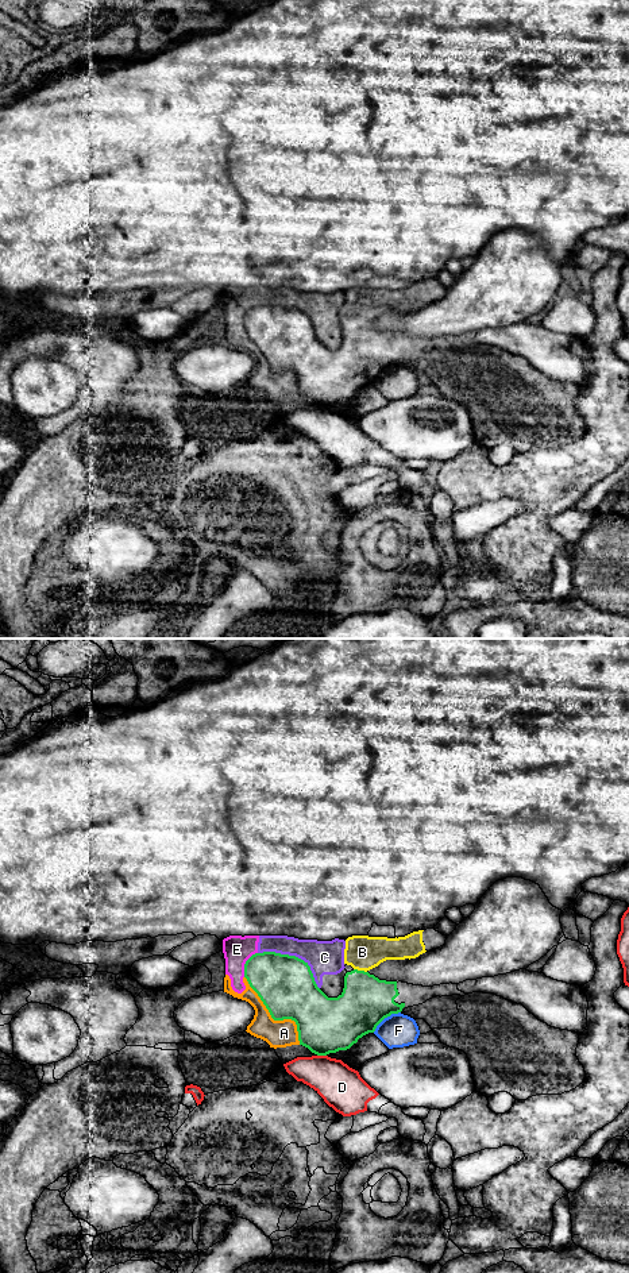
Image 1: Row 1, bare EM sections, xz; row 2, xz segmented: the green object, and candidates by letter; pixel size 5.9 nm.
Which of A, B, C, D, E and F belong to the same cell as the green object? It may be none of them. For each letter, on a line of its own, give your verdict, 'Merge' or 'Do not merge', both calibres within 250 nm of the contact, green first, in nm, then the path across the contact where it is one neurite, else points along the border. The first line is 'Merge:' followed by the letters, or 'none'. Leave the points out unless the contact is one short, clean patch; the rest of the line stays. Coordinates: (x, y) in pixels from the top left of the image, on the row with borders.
Merge: B
A: Do not merge. Thickness 340 nm (green) against 160 nm
B: Merge. Thickness 300 nm (green) against 200 nm. Path across: xz (366, 1000), (361, 988), (361, 971), (362, 952)
C: Do not merge. Thickness 340 nm (green) against 200 nm
D: Do not merge. Thickness 340 nm (green) against 260 nm
E: Do not merge. Thickness 320 nm (green) against 170 nm
F: Do not merge. Thickness 300 nm (green) against 200 nm. Boundary: xz (400, 1011), (388, 1015), (373, 1032)

